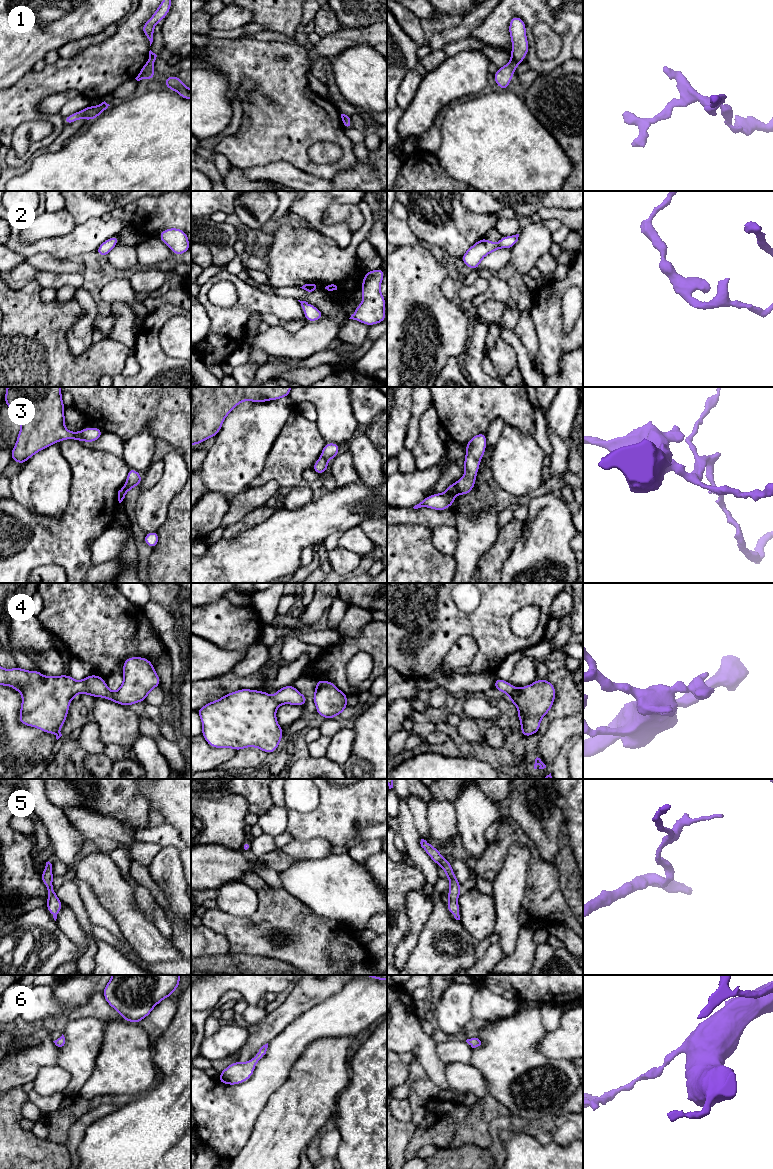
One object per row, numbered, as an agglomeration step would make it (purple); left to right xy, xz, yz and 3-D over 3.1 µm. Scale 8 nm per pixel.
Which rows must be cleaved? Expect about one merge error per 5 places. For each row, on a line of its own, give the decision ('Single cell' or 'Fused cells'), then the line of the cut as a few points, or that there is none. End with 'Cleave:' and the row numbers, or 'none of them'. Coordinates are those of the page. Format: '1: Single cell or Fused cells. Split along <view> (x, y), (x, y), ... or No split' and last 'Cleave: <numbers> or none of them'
1: Single cell. No split
2: Single cell. No split
3: Fused cells. Split along yz (457, 483), (457, 491), (455, 493)
4: Single cell. No split
5: Single cell. No split
6: Single cell. No split
Cleave: 3

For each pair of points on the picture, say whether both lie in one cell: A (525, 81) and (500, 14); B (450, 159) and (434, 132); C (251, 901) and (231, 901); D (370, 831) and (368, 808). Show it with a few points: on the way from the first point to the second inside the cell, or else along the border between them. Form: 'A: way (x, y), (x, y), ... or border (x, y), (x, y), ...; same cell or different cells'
A: border (528, 68), (538, 75); different cells
B: border (440, 129), (441, 142), (435, 153); different cells
C: way (246, 901), (236, 901); same cell
D: border (376, 824), (361, 826), (355, 836); different cells

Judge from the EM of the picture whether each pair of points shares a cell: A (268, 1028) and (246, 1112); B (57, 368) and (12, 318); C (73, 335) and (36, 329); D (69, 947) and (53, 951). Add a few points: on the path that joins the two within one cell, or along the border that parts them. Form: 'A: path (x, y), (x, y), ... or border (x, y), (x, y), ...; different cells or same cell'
A: border (285, 1027), (268, 1043); different cells
B: path (50, 352), (40, 330), (28, 324); same cell
C: border (77, 319), (66, 334), (67, 346), (73, 356); different cells
D: path (65, 949), (57, 949); same cell

